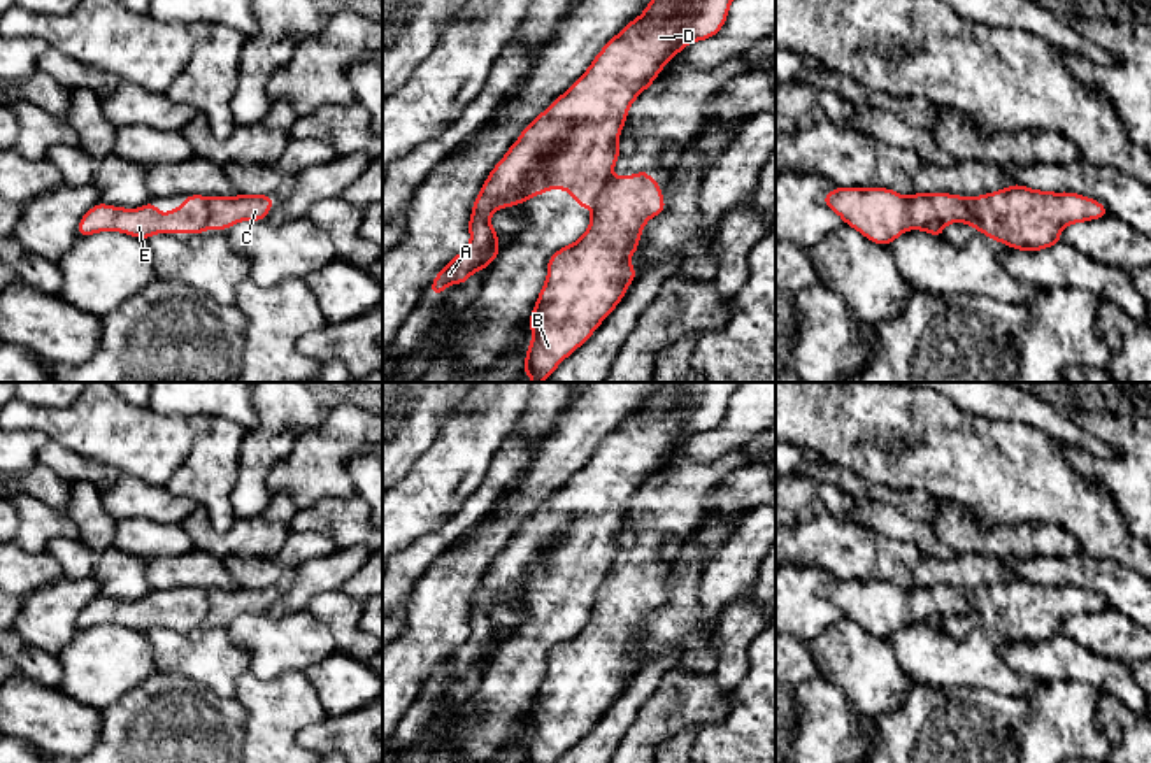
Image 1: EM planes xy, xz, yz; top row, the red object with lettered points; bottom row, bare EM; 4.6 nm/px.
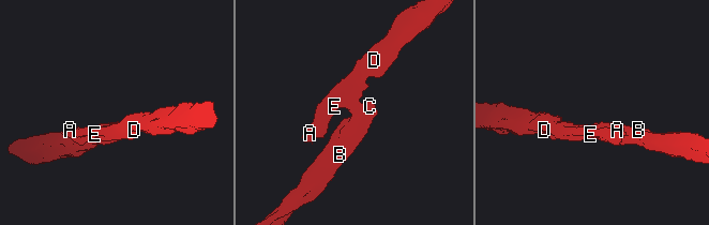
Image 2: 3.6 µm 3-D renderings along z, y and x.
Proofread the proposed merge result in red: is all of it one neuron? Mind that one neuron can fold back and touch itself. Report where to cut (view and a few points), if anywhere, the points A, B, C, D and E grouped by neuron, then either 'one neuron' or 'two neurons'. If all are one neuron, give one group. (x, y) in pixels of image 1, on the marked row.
cut in yz along (971, 199), (978, 228); A D E / B C; two neurons

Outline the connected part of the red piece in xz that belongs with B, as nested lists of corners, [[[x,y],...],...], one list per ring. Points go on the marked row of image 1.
[[[637,170],[635,177],[626,174],[605,182],[593,205],[588,230],[577,242],[558,249],[547,261],[547,277],[526,324],[533,339],[521,370],[532,382],[549,377],[623,300],[637,274],[628,260],[637,253],[644,225],[661,212],[665,212],[661,186],[646,170]]]

